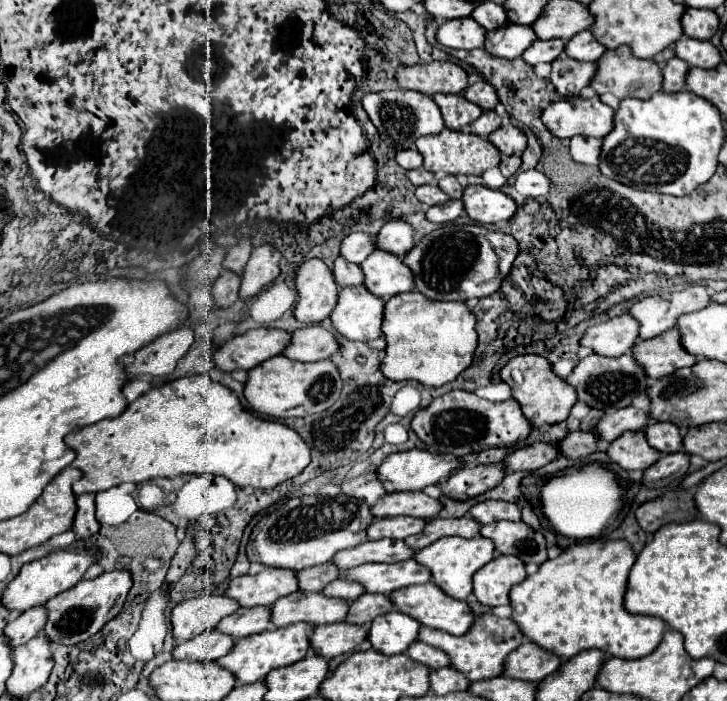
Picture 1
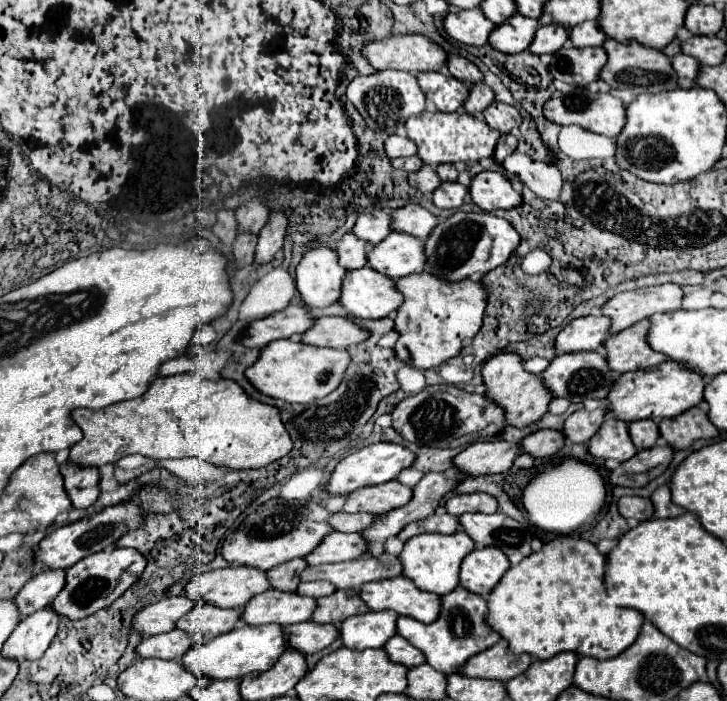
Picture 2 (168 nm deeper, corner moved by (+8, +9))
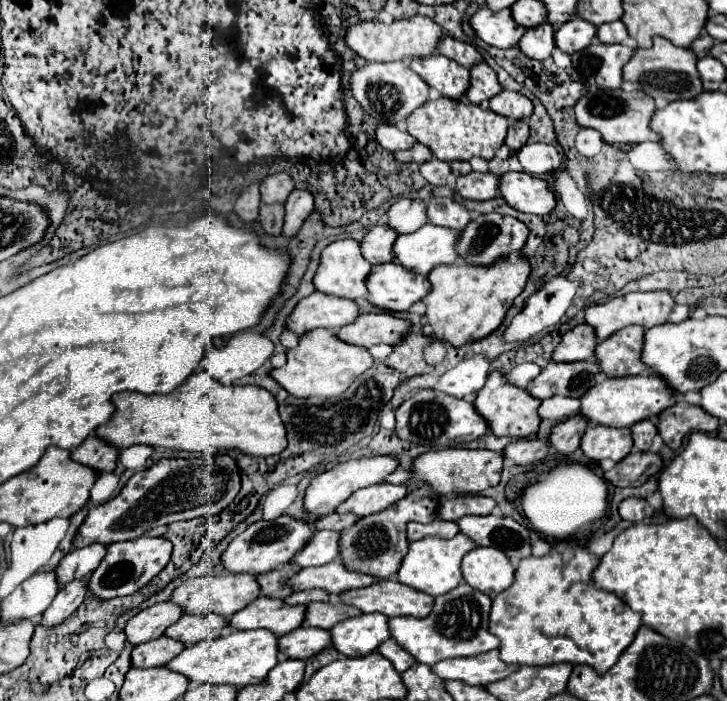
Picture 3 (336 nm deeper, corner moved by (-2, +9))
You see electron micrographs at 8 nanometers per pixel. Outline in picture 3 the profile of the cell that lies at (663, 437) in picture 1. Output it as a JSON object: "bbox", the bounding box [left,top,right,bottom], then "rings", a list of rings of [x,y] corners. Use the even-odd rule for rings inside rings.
{"bbox":[630,419,658,451],"rings":[[[644,419],[640,423],[634,423],[630,427],[630,431],[632,431],[632,439],[634,439],[634,449],[636,451],[650,451],[652,439],[658,433],[656,425],[650,419]]]}

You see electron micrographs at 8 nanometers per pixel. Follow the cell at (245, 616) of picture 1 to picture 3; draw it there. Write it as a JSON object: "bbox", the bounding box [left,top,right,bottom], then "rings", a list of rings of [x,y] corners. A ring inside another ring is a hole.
{"bbox":[164,615,228,645],"rings":[[[182,615],[182,619],[170,625],[164,635],[184,645],[193,645],[212,637],[220,637],[220,631],[226,627],[228,621],[218,615]]]}

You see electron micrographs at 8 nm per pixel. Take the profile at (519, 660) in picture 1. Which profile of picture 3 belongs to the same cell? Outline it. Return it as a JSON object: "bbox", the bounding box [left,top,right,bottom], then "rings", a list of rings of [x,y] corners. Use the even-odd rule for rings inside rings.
{"bbox":[432,651,518,685],"rings":[[[488,651],[484,655],[476,657],[464,657],[464,659],[444,659],[436,665],[432,665],[434,675],[438,675],[444,681],[464,681],[468,685],[488,685],[498,679],[504,679],[506,675],[514,673],[518,667],[508,667],[500,661],[498,651]]]}

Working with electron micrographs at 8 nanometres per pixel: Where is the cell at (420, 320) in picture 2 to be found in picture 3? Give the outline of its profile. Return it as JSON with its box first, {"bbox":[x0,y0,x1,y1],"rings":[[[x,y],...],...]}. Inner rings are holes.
{"bbox":[422,255,530,347],"rings":[[[524,255],[504,257],[492,263],[492,267],[464,265],[440,265],[428,279],[432,291],[422,299],[426,305],[426,317],[432,327],[432,337],[448,341],[452,347],[462,347],[468,341],[482,339],[500,327],[512,301],[522,293],[530,275],[530,261]]]}

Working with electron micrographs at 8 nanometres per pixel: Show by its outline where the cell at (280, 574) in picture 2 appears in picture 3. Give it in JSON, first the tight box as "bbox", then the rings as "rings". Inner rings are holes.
{"bbox":[256,563,298,599],"rings":[[[286,563],[286,565],[280,565],[276,567],[274,571],[270,573],[264,573],[264,575],[258,575],[256,581],[260,585],[260,593],[264,597],[276,597],[276,599],[284,599],[288,593],[292,593],[292,589],[286,585],[286,581],[298,573],[298,565],[292,565],[292,563]]]}

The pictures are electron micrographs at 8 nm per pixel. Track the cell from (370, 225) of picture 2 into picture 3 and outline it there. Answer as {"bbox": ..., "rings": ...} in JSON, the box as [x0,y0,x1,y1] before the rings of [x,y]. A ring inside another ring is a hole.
{"bbox":[388,199,426,235],"rings":[[[396,199],[396,203],[388,211],[388,225],[396,229],[400,235],[416,231],[426,223],[426,203],[420,199]]]}

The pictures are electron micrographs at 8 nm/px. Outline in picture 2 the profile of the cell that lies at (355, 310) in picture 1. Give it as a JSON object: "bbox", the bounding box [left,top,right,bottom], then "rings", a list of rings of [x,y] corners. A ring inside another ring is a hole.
{"bbox":[338,267,402,319],"rings":[[[370,267],[346,273],[338,303],[356,319],[382,319],[398,309],[402,295],[394,289],[394,281]]]}

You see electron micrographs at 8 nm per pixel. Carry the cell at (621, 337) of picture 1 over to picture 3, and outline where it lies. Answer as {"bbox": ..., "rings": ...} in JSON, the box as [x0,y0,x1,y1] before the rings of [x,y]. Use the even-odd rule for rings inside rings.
{"bbox":[552,323,596,363],"rings":[[[586,323],[576,325],[568,333],[564,333],[560,345],[552,353],[552,361],[556,363],[574,363],[574,361],[588,361],[594,355],[596,335],[594,329]]]}

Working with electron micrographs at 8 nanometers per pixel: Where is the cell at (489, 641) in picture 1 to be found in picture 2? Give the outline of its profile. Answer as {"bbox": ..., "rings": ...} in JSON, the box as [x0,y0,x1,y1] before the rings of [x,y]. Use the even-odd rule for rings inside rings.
{"bbox":[398,587,502,675],"rings":[[[456,587],[452,593],[442,597],[442,611],[440,617],[434,623],[420,623],[412,617],[400,617],[398,619],[398,633],[406,637],[414,647],[418,647],[426,655],[426,663],[430,663],[434,669],[450,675],[458,673],[460,667],[474,655],[490,649],[496,645],[502,637],[488,627],[486,623],[486,601],[480,595],[474,595],[466,591],[464,587]]]}

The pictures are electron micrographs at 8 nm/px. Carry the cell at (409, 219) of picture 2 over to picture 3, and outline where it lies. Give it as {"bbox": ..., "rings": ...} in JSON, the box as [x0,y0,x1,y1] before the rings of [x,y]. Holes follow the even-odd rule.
{"bbox":[428,197,470,231],"rings":[[[434,197],[428,203],[428,221],[440,227],[462,231],[470,223],[470,211],[452,197]]]}

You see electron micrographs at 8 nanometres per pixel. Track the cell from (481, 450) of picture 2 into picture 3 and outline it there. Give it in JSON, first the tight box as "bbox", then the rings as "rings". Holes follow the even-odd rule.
{"bbox":[410,447,504,497],"rings":[[[448,447],[448,449],[438,449],[438,451],[428,451],[412,461],[410,473],[418,479],[424,481],[436,495],[444,497],[446,493],[480,493],[488,487],[498,485],[500,481],[500,471],[504,465],[502,453],[496,451],[486,451],[486,449],[464,449],[464,447]]]}

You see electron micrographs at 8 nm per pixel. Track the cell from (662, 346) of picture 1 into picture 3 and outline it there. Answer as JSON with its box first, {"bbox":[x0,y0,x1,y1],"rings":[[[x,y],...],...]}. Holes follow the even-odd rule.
{"bbox":[594,327,650,377],"rings":[[[624,327],[608,339],[596,345],[594,357],[600,369],[608,377],[628,377],[628,375],[648,375],[650,369],[642,363],[644,327]]]}

